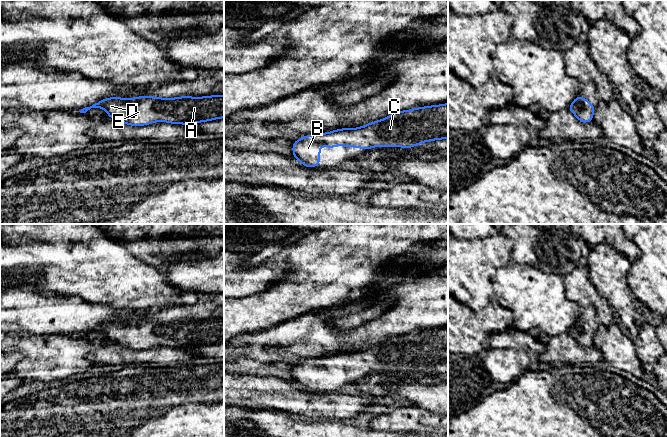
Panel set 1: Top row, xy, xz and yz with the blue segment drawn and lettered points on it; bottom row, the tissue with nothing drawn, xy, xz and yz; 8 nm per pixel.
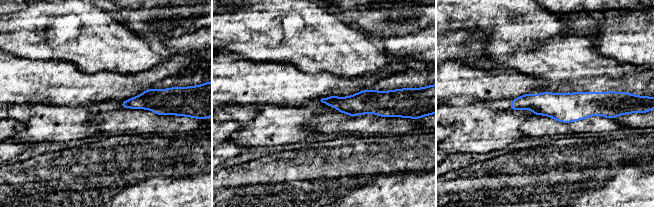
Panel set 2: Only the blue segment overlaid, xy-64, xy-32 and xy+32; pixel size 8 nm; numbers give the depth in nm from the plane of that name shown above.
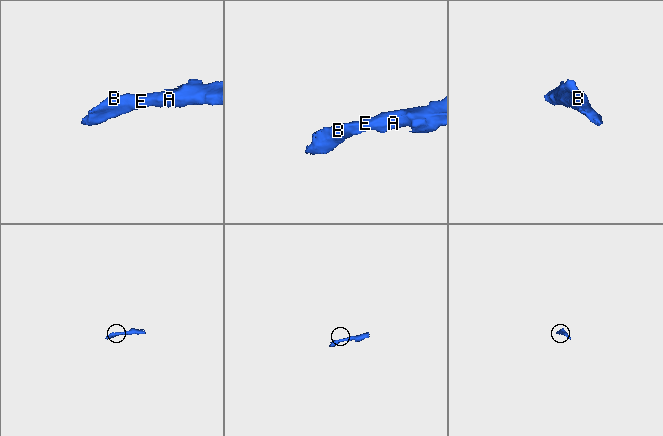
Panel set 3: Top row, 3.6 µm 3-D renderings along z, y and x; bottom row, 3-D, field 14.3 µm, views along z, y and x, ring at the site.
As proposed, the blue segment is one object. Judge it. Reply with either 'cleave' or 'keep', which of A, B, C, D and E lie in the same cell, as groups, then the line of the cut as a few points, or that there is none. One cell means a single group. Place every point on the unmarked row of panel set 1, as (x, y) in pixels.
keep; groups A B C D E; cut none

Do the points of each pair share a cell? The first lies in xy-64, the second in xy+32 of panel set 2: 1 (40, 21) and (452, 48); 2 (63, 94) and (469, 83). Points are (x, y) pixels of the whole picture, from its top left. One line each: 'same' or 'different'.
1: different
2: same

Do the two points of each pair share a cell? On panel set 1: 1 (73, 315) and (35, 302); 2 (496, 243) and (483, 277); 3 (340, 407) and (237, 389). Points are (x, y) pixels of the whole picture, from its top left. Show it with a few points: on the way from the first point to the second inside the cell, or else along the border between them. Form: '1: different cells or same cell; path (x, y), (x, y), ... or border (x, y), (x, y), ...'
1: same cell; path (64, 314), (46, 313), (44, 311)
2: same cell; path (492, 251), (483, 260), (483, 269)
3: same cell; path (314, 405), (263, 391)

